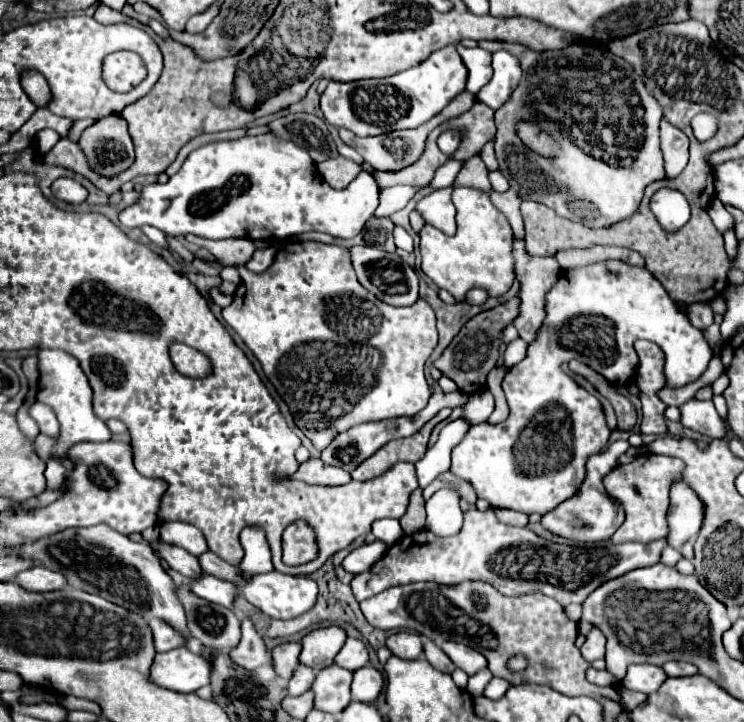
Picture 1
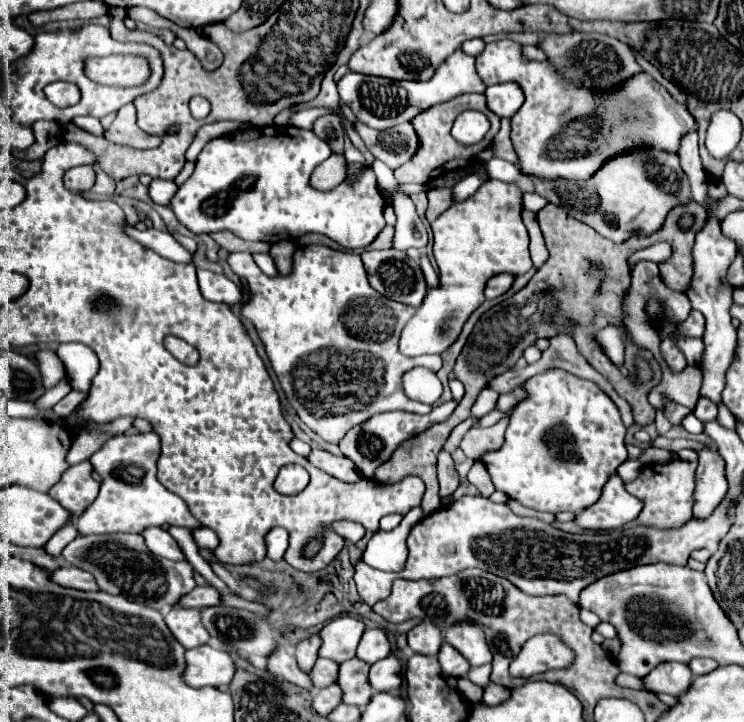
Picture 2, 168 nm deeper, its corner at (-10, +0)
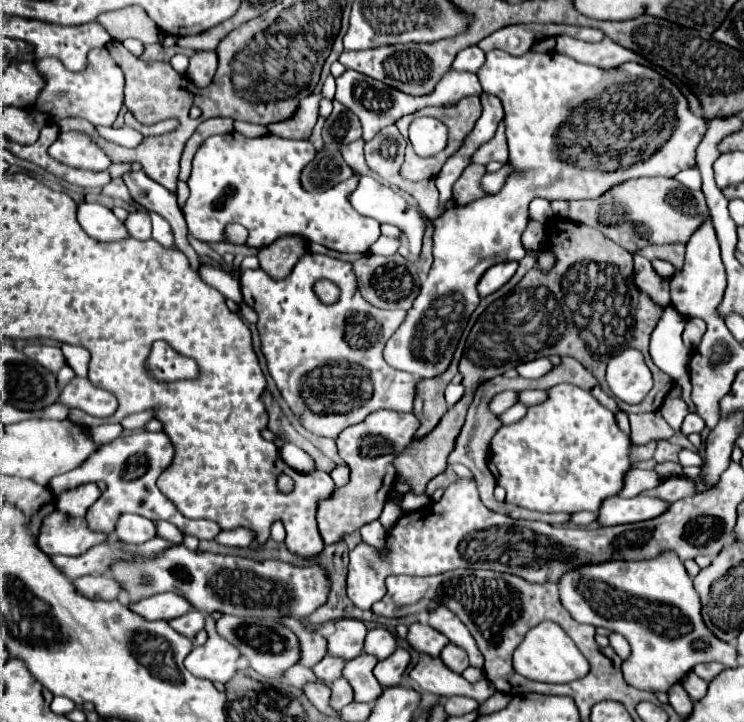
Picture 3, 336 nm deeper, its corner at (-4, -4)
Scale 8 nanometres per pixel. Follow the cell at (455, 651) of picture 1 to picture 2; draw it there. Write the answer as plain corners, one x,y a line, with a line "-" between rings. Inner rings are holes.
462,623
448,629
448,643
460,651
470,667
480,667
492,663
493,655
486,640
482,627
472,623

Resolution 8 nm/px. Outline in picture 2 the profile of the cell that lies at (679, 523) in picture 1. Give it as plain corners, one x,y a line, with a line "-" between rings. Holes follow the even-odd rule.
704,447
698,453
696,489
694,489
694,517
708,519
712,511
722,503
728,483
724,477
724,459
720,459
714,447

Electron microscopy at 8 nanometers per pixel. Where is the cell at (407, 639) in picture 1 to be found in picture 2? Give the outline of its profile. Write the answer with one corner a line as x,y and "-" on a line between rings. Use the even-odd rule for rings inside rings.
420,623
412,631
408,631
408,645
414,653
436,655
442,645
440,629
432,623

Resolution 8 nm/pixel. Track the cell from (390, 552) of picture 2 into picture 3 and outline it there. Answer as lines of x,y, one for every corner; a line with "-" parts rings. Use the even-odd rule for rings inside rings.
372,521
360,527
362,541
368,541
374,547
382,547
382,539
386,539
386,529
380,525
380,521

